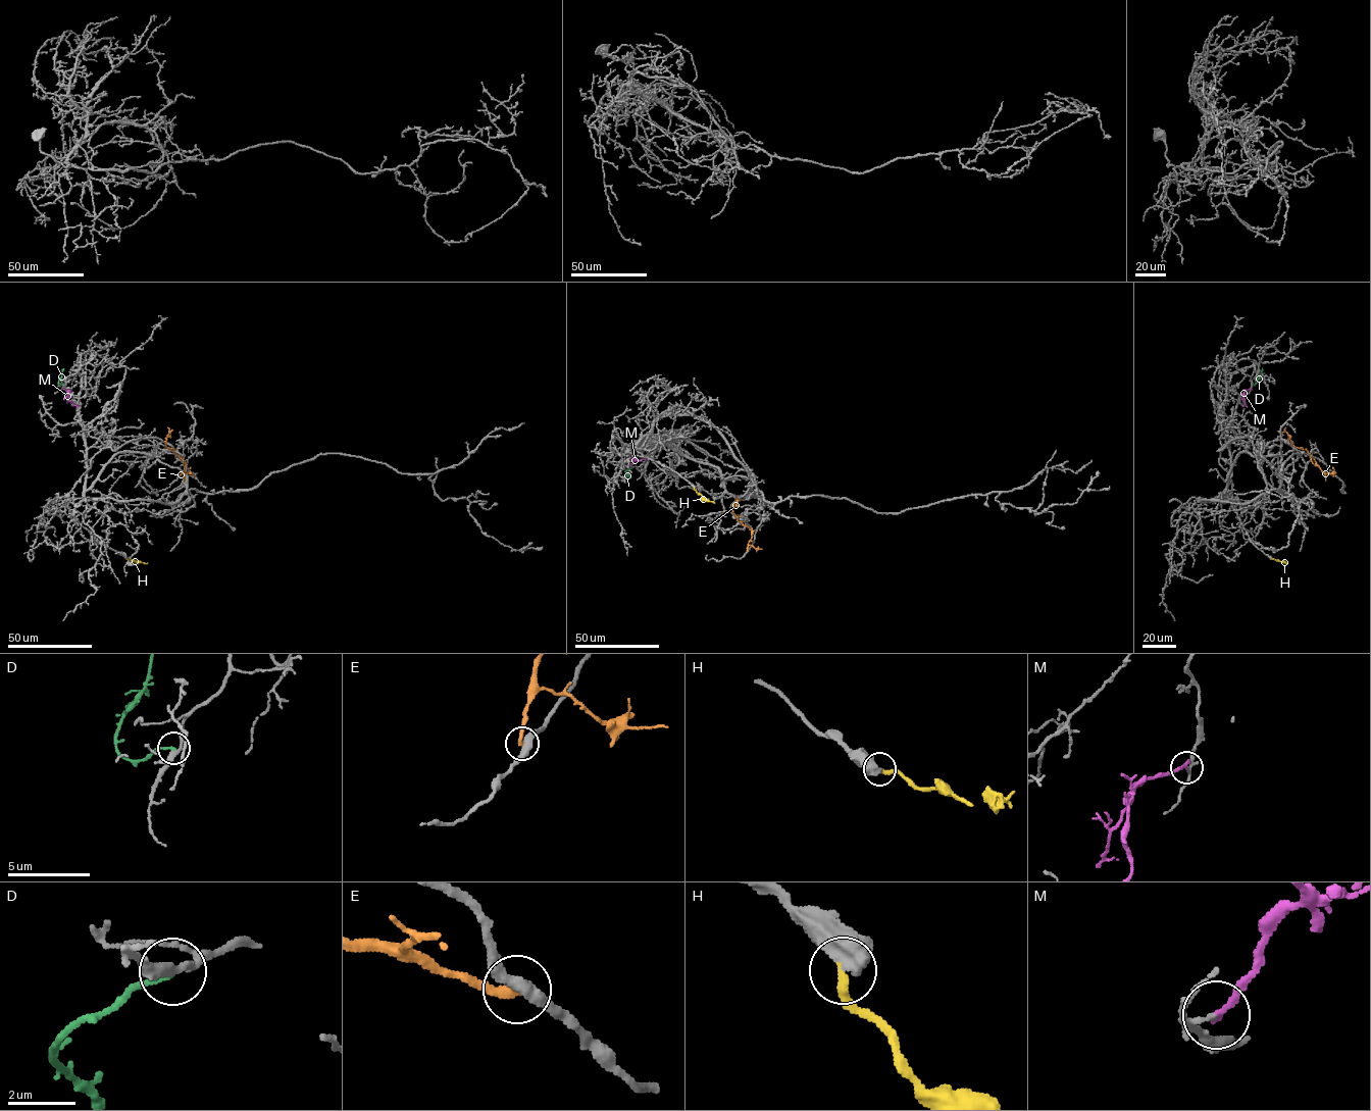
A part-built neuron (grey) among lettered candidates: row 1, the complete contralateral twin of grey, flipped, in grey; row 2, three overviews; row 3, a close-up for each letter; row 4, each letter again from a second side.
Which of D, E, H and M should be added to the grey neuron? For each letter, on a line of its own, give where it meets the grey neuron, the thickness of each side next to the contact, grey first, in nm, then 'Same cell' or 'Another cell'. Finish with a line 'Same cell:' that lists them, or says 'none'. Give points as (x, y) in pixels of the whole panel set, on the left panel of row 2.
D: Touches grey at (64, 384). Thickness 260 nm (grey) against 170 nm. Another cell
E: Touches grey at (180, 475). Thickness 400 nm (grey) against 260 nm. Another cell
H: Touches grey at (127, 558). Thickness 500 nm (grey) against 260 nm. Same cell
M: Touches grey at (63, 389). Thickness 100 nm (grey) against 240 nm. Another cell
Same cell: H

